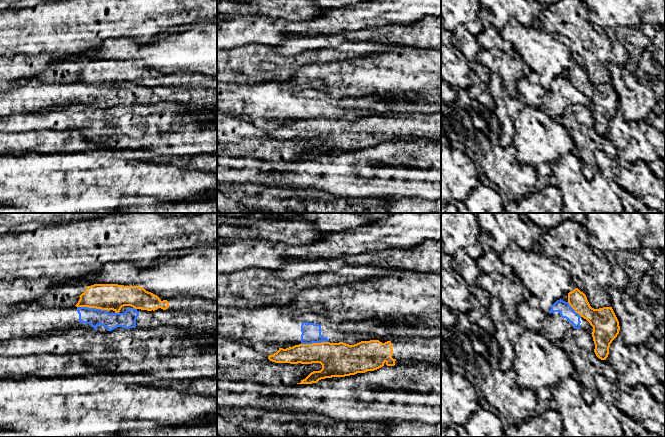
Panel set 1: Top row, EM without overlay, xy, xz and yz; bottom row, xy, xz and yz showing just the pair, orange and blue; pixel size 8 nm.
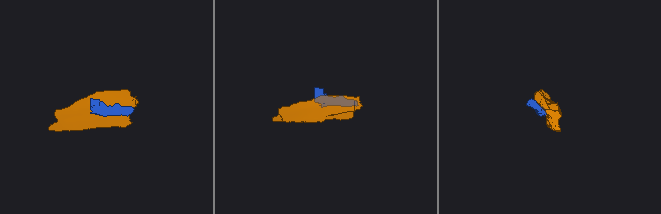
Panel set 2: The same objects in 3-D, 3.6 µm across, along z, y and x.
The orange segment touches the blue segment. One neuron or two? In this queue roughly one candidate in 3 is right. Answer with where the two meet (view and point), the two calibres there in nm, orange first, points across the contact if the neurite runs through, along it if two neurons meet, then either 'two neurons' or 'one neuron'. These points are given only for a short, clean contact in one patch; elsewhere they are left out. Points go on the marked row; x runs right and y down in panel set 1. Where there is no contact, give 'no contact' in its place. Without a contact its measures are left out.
contact xy (92, 307); calibres 220 and 140 nm; two neurons

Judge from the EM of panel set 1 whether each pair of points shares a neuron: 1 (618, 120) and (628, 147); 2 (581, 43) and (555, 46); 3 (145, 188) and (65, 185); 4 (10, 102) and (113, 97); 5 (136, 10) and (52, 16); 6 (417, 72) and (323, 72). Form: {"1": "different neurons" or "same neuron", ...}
{"1": "same neuron", "2": "different neurons", "3": "same neuron", "4": "same neuron", "5": "same neuron", "6": "same neuron"}

